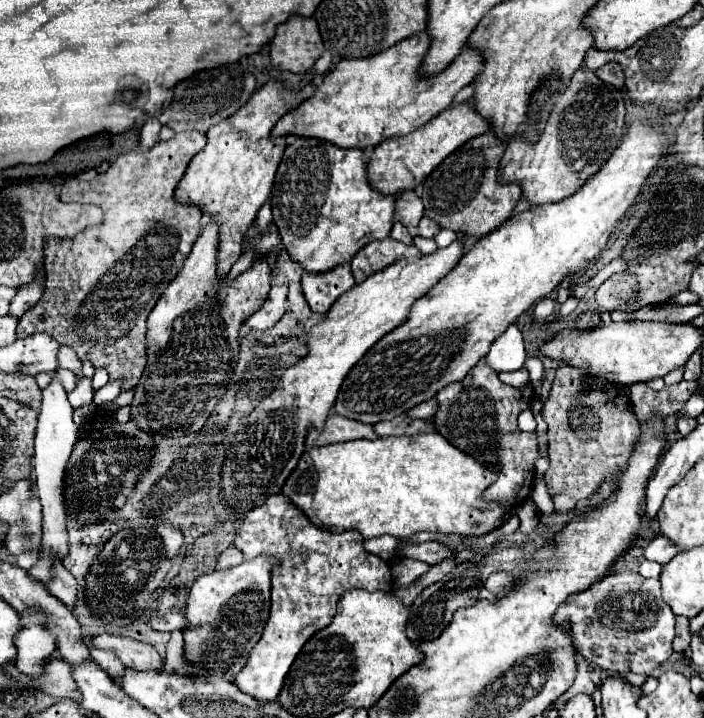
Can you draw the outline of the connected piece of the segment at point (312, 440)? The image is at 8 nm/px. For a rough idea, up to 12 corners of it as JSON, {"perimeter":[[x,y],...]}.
{"perimeter":[[326,417],[324,429],[308,429],[304,445],[330,445],[352,439],[376,439],[372,425]]}

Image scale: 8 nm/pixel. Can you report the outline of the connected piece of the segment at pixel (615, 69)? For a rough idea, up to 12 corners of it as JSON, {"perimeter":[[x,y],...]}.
{"perimeter":[[606,63],[596,75],[614,87],[624,85],[624,73],[618,63]]}

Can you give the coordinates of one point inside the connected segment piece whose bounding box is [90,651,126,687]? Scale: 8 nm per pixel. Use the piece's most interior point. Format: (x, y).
(108, 661)

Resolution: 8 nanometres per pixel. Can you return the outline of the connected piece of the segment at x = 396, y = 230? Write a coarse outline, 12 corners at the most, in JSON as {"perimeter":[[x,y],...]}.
{"perimeter":[[400,221],[394,223],[390,237],[406,245],[412,243],[408,233]]}

